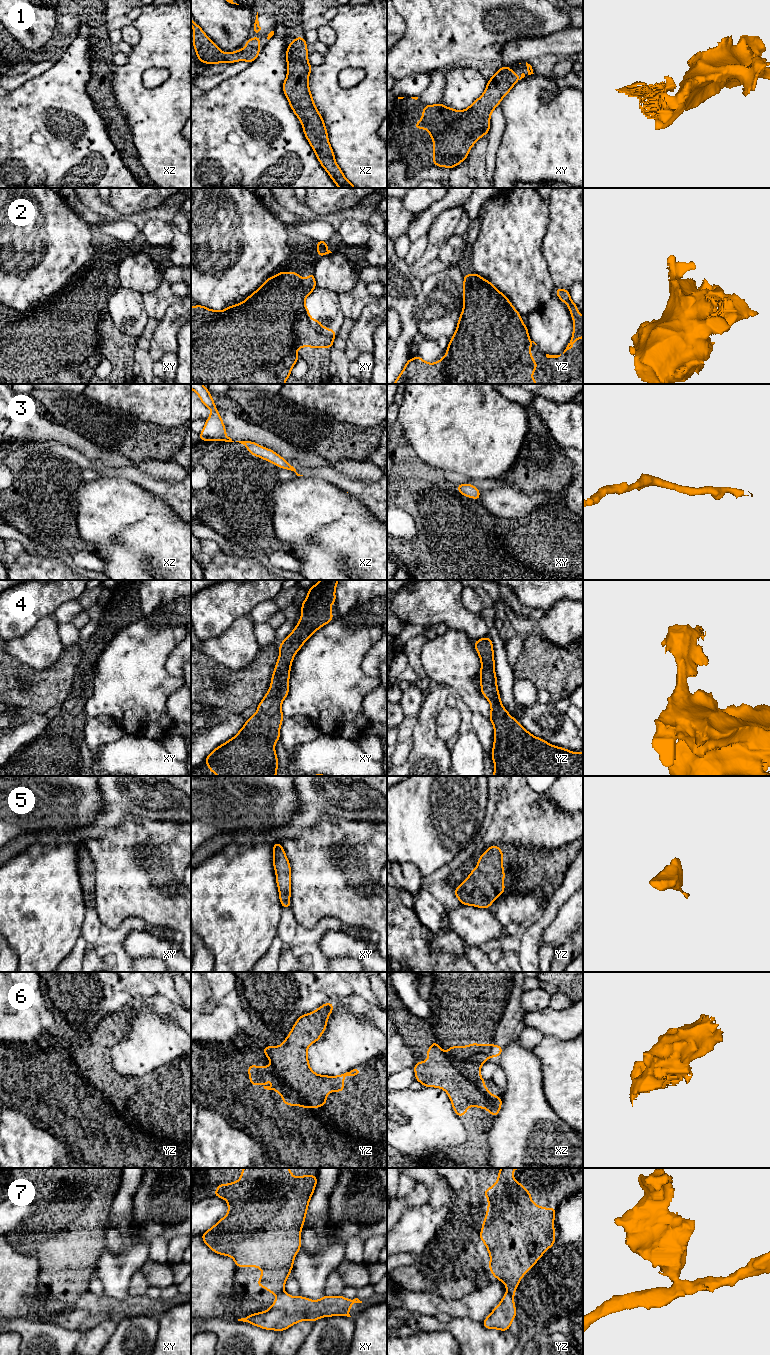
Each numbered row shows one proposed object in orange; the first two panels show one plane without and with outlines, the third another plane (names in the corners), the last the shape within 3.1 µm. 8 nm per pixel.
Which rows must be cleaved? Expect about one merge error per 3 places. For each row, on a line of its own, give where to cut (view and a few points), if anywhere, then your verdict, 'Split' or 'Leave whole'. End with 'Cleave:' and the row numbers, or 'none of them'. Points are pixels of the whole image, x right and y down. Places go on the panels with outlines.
1: No split. Leave whole
2: No split. Leave whole
3: No split. Leave whole
4: No split. Leave whole
5: No split. Leave whole
6: No split. Leave whole
7: Split along yz (507, 1291), (513, 1295). Split
Cleave: 7

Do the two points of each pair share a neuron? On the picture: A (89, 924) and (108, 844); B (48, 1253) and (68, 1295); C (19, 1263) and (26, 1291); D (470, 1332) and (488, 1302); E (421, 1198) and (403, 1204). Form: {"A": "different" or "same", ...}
{"A": "different", "B": "same", "C": "same", "D": "different", "E": "same"}

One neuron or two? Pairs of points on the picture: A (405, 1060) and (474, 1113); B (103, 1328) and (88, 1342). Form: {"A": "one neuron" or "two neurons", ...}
{"A": "two neurons", "B": "one neuron"}

